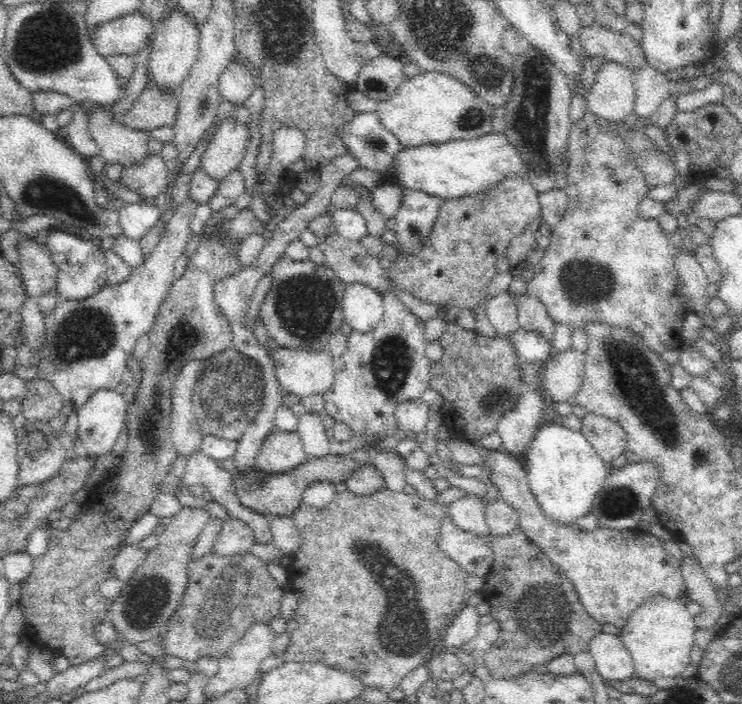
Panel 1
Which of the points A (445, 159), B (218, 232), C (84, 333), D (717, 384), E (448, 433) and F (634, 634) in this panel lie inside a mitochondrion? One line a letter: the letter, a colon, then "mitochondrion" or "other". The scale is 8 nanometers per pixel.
A: other
B: other
C: mitochondrion
D: other
E: other
F: other

